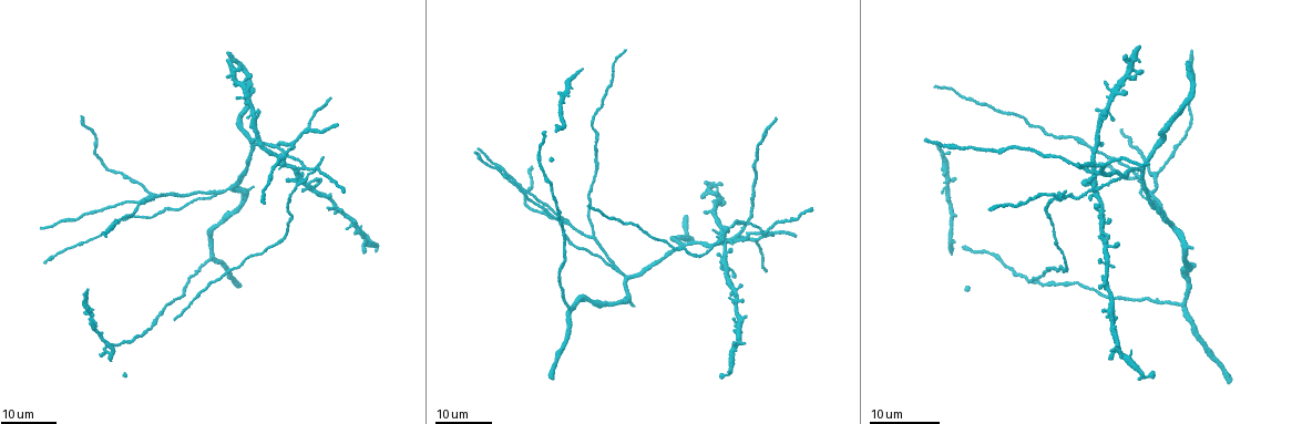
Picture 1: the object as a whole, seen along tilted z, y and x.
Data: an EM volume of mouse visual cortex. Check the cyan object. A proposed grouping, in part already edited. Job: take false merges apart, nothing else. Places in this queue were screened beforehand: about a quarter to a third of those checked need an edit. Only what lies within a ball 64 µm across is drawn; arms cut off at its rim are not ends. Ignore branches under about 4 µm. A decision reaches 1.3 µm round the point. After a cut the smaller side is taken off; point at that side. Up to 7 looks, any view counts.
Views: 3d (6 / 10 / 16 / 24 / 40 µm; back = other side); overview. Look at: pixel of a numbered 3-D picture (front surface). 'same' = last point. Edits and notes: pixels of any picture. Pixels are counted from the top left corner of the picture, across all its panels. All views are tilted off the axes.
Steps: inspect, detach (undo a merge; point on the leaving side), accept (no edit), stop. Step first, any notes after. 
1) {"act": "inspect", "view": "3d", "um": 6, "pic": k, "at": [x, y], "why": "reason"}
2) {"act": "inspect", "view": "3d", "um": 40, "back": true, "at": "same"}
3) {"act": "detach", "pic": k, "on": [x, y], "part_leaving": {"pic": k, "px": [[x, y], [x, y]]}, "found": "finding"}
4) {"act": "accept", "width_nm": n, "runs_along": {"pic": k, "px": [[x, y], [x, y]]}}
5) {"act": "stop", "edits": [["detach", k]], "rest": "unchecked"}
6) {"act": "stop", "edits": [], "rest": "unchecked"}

{"act": "inspect", "view": "3d", "um": 24, "pic": 1, "at": [1103, 167], "why": "arms part here"}

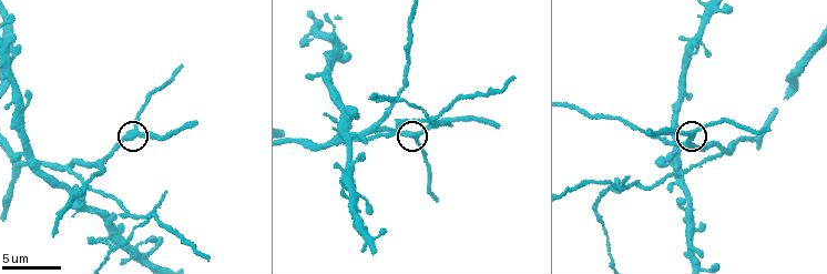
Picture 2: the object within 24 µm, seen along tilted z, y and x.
{"act": "inspect", "view": "3d", "um": 6, "pic": 2, "at": [691, 130]}

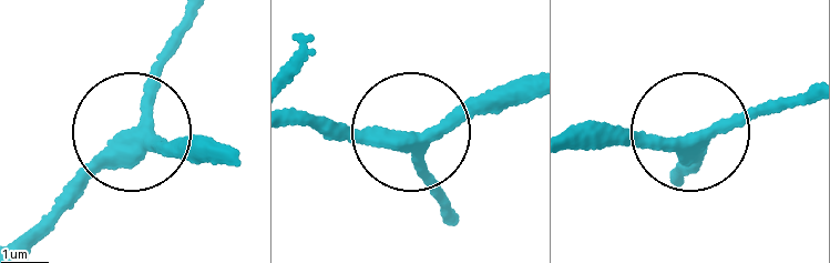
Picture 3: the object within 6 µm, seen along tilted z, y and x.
{"act": "accept", "side_arm_um": 8, "runs_along": {"pic": 3, "px": [[14, 235], [118, 147], [142, 138], [178, 151]]}, "found": "continuous, no second neuron"}

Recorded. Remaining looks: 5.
{"act": "inspect", "view": "3d", "um": 16, "pic": 2, "at": [426, 116], "why": "four arms meet"}

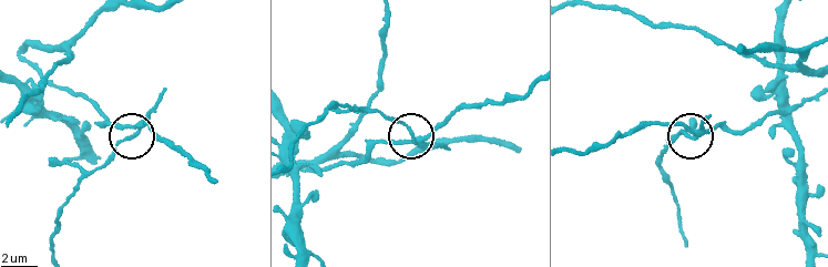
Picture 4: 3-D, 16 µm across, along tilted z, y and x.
{"act": "detach", "pic": 4, "on": [157, 105], "arms": 4, "part_leaving": {"pic": 4, "px": [[139, 127], [64, 206], [52, 255]]}, "found": "a second neuron is stuck on"}

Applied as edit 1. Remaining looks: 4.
{"act": "inspect", "view": "3d", "um": 24, "pic": 1, "at": [217, 191], "why": "two arms in line, one across"}

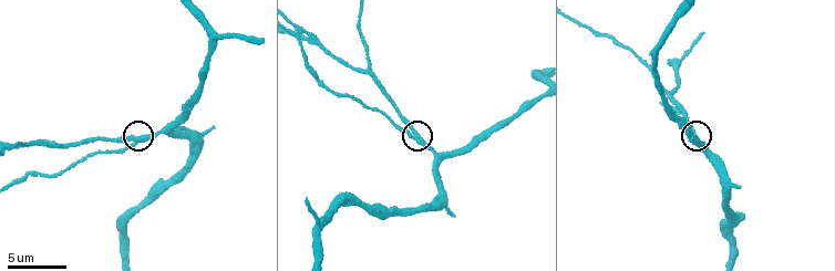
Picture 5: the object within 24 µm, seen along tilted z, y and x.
{"act": "inspect", "view": "3d", "um": 6, "pic": 5, "at": [413, 135]}

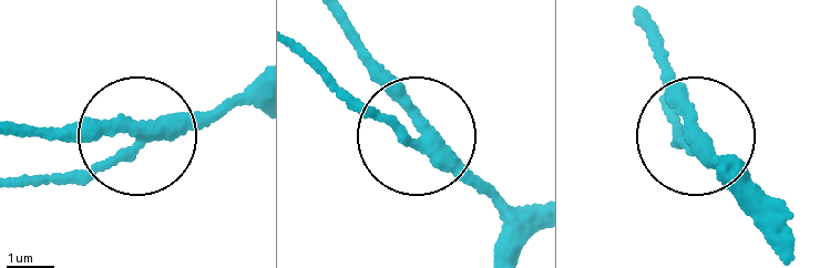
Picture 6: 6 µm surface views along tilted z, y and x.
{"act": "inspect", "view": "3d", "um": 6, "back": true, "pic": 6, "at": [140, 133]}

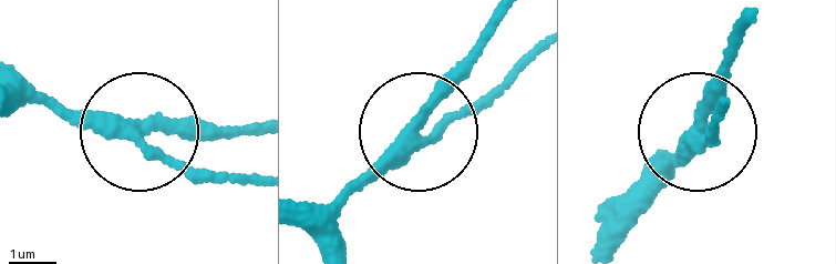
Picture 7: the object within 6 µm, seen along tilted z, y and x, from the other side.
{"act": "accept", "arms": 3, "runs_along": {"pic": 7, "px": [[336, 241], [359, 182], [512, 80]]}, "found": "continuous, no second neuron"}

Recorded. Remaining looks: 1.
{"act": "stop", "edits": [["detach", 4]], "rest": "unchecked"}

